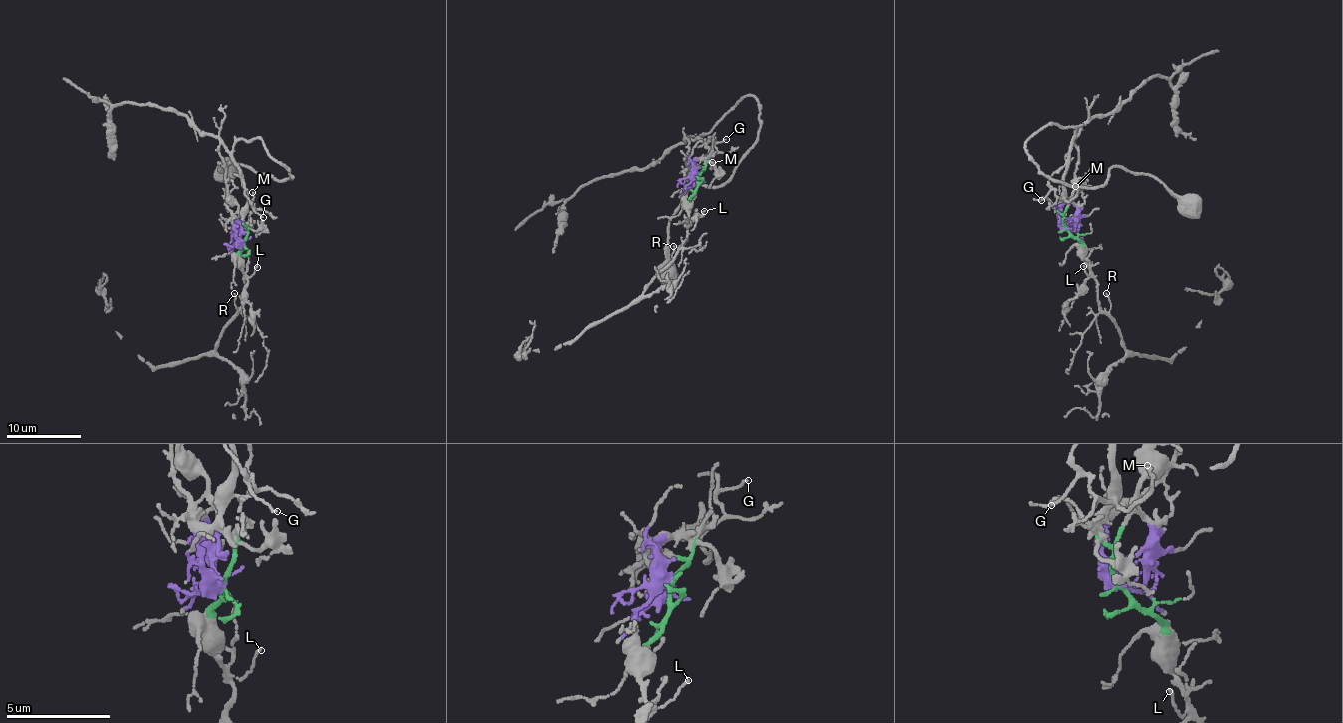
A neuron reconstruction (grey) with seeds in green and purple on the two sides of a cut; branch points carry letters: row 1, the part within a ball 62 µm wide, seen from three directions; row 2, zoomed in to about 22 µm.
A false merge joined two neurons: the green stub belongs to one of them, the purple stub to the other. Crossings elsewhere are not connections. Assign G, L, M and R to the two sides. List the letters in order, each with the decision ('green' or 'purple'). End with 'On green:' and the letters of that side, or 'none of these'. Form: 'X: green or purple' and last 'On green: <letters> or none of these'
G: purple
L: green
M: purple
R: green
On green: L, R

